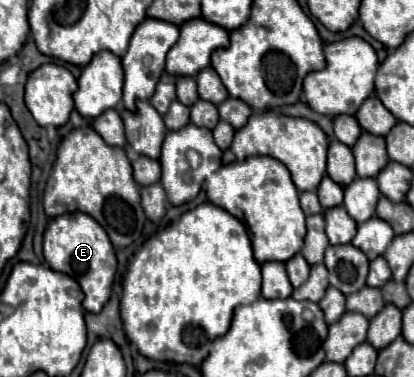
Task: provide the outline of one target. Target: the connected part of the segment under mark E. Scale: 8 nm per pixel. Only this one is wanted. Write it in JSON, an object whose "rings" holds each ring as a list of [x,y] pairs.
{"rings":[[[66,212],[52,218],[44,232],[44,258],[52,270],[64,272],[80,284],[84,292],[82,306],[88,312],[102,310],[110,298],[116,272],[116,254],[106,230],[92,216],[84,212]]]}

